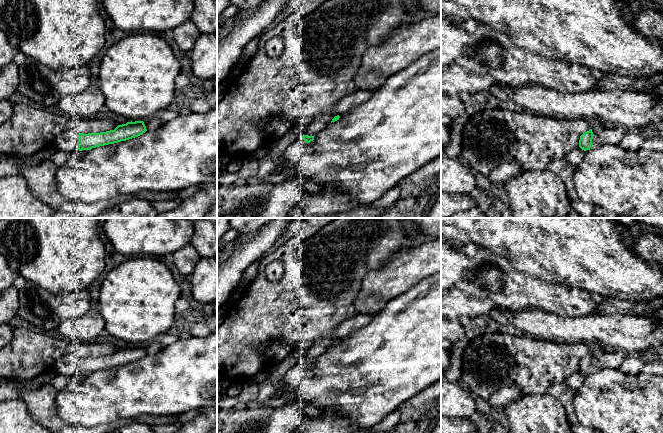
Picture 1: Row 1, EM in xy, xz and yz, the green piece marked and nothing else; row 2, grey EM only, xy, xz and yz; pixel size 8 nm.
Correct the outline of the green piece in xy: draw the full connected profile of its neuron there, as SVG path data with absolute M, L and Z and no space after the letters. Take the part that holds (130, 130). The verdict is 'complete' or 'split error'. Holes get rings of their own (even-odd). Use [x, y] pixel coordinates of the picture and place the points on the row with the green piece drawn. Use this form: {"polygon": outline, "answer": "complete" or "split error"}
{"polygon": "M143 121L127 122L118 125L114 130L101 133L77 133L75 130L65 131L55 138L53 145L58 151L74 153L90 150L99 146L114 144L138 137L147 131Z", "answer": "split error"}

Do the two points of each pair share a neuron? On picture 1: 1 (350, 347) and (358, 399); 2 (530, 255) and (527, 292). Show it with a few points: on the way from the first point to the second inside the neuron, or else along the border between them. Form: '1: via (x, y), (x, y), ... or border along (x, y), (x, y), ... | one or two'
1: via (358, 360), (358, 386) | one
2: border along (507, 264), (526, 275), (550, 283) | two

